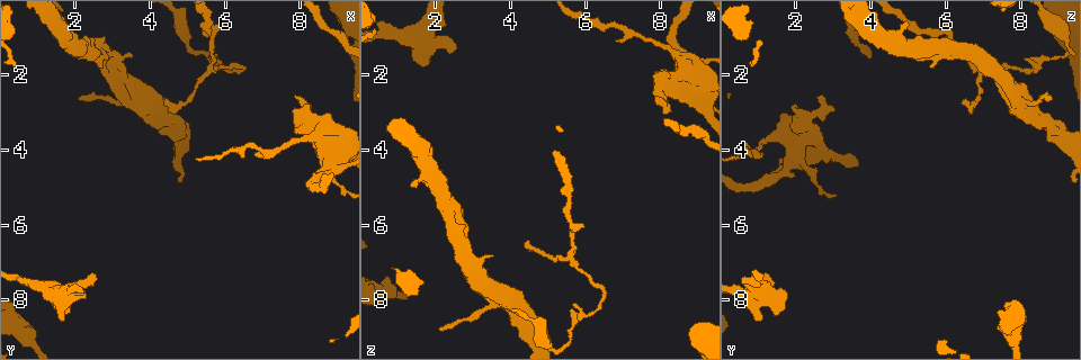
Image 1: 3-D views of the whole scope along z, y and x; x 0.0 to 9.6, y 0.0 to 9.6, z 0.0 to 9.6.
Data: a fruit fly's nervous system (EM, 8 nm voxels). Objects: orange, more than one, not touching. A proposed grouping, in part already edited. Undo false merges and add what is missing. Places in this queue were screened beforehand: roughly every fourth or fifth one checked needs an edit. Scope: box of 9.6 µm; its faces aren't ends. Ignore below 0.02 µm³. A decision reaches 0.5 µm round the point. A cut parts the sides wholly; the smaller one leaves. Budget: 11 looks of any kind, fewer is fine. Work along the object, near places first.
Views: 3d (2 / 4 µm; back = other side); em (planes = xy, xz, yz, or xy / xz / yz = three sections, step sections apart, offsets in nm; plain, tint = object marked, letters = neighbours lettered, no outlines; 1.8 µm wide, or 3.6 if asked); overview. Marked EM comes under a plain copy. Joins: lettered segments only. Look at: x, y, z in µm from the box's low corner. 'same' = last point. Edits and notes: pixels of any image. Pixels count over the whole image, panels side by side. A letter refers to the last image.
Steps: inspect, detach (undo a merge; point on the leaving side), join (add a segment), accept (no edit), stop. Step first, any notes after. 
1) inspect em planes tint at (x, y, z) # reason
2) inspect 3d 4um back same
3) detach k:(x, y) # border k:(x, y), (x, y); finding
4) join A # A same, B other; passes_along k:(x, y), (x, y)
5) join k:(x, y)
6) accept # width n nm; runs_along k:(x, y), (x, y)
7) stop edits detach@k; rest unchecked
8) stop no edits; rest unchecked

inspect em 3.6um planes letters at (7.90, 2.60, 2.75) # free end

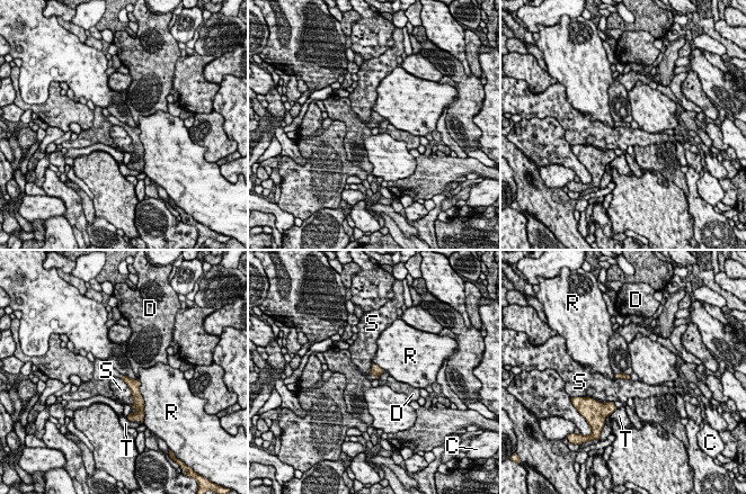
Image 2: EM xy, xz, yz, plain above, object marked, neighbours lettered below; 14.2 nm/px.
accept # longest_contact R 440 nm; C other, D other, R other, S other, T other; none of them fits

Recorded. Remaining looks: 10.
inspect 3d 2um at (8.95, 4.95, 2.50) # sudden change in width

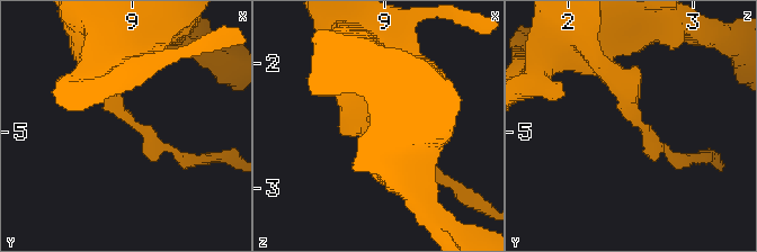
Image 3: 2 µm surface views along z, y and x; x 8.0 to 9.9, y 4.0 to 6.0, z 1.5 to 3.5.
inspect em planes letters at (8.96, 4.88, 2.52)

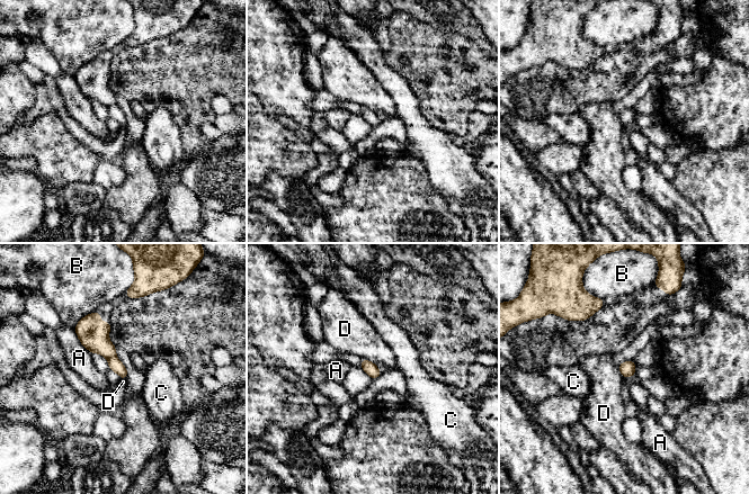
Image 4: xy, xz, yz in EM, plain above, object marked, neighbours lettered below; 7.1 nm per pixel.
detach 4:(92, 333) # width 90 nm; A other, B other, C other, D other; border 4:(114, 355), (107, 359); a second neuron is stuck on

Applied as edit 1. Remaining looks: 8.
inspect overview

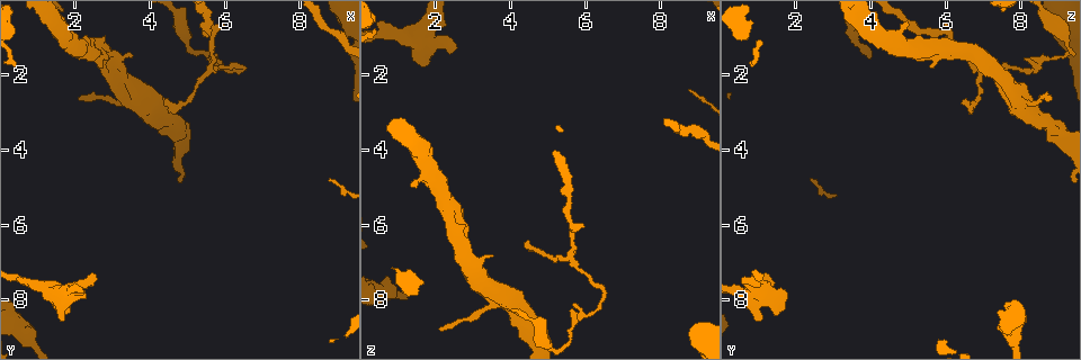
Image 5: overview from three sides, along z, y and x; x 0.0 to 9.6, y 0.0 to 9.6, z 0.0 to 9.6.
inspect em xy step 4 tint at (4.40, 2.70, 6.45)

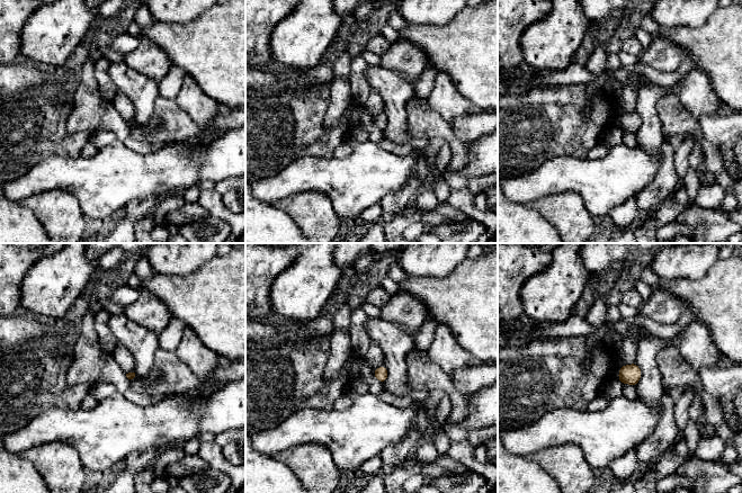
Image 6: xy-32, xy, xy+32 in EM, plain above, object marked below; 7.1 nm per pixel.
inspect em planes letters same

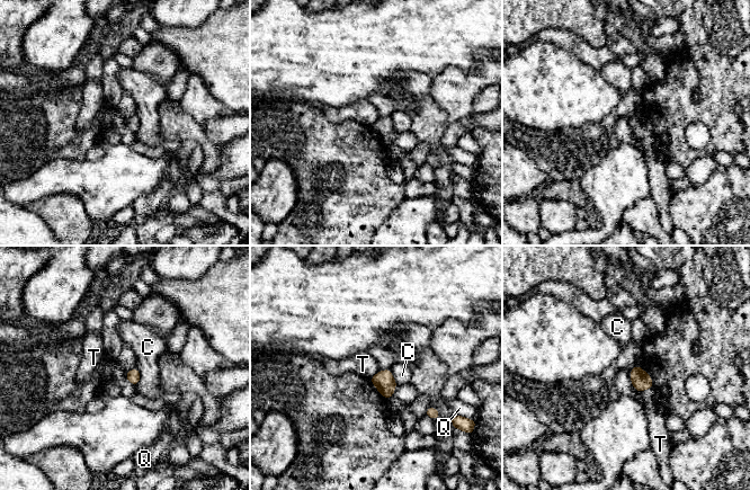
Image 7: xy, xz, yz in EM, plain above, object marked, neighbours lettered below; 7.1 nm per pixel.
accept # C other, Q other, T other; no lettered segment goes on from it

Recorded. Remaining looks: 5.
inspect em yz step 8 letters at (2.55, 7.40, 1.35) # branch stops here

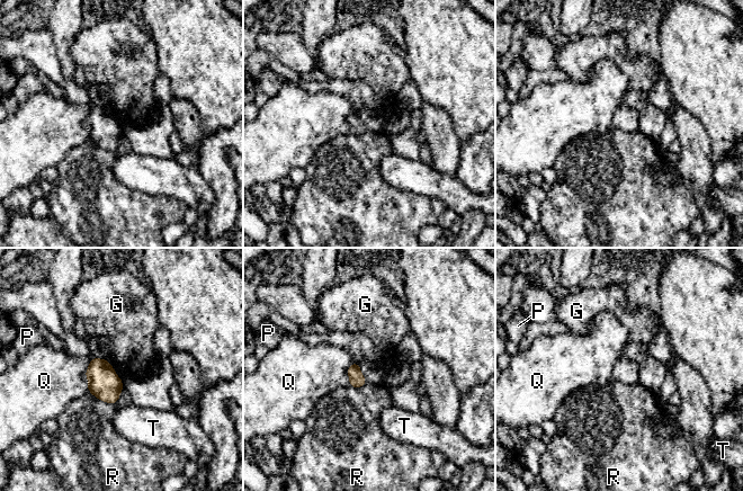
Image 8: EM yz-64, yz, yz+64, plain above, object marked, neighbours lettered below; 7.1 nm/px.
inspect em planes letters same # cut it another way

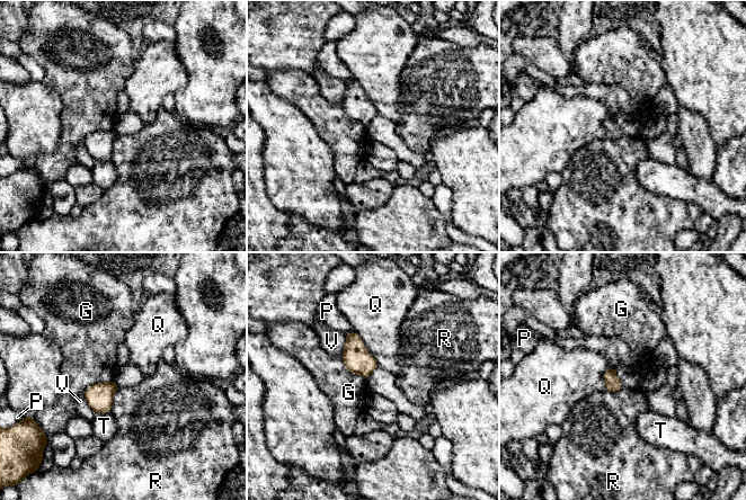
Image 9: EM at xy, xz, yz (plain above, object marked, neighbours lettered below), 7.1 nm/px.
accept # G other, P other, Q other, R other, T other, V other; border 9:(113, 378), (94, 383), (82, 393); no lettered segment goes on from it

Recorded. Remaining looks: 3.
stop edits detach@4; rest unchecked

